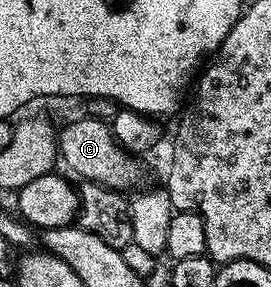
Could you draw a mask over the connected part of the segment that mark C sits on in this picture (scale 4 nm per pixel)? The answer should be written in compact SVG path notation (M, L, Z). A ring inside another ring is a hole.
M80 116L80 121L71 121L57 133L57 153L63 161L83 181L92 181L105 188L127 191L143 177L143 169L139 166L140 158L132 155L115 140L111 134L111 126L106 121L98 121L92 117Z

